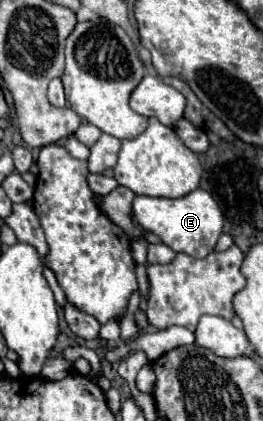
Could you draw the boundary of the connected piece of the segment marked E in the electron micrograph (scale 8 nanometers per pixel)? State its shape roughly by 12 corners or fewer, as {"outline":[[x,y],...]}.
{"outline":[[196,189],[134,197],[134,221],[176,253],[206,257],[222,211]]}

